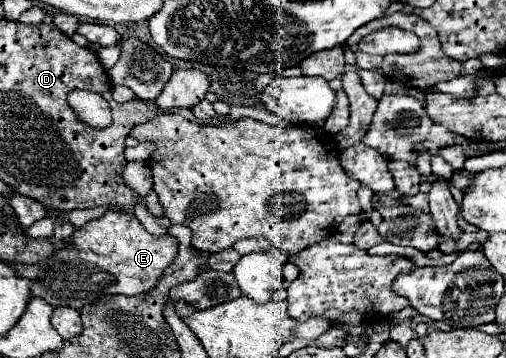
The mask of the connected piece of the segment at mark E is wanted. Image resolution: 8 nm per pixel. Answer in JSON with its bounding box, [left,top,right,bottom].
[17,212,177,308]

